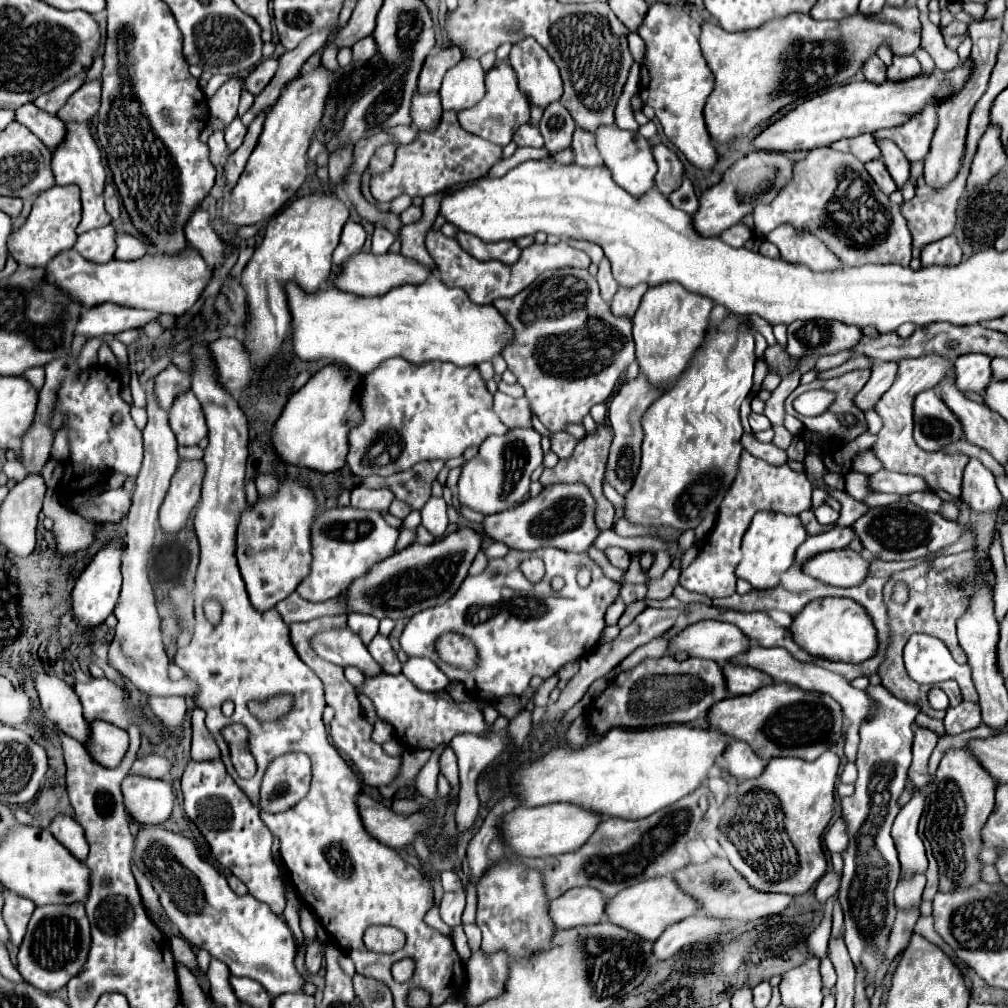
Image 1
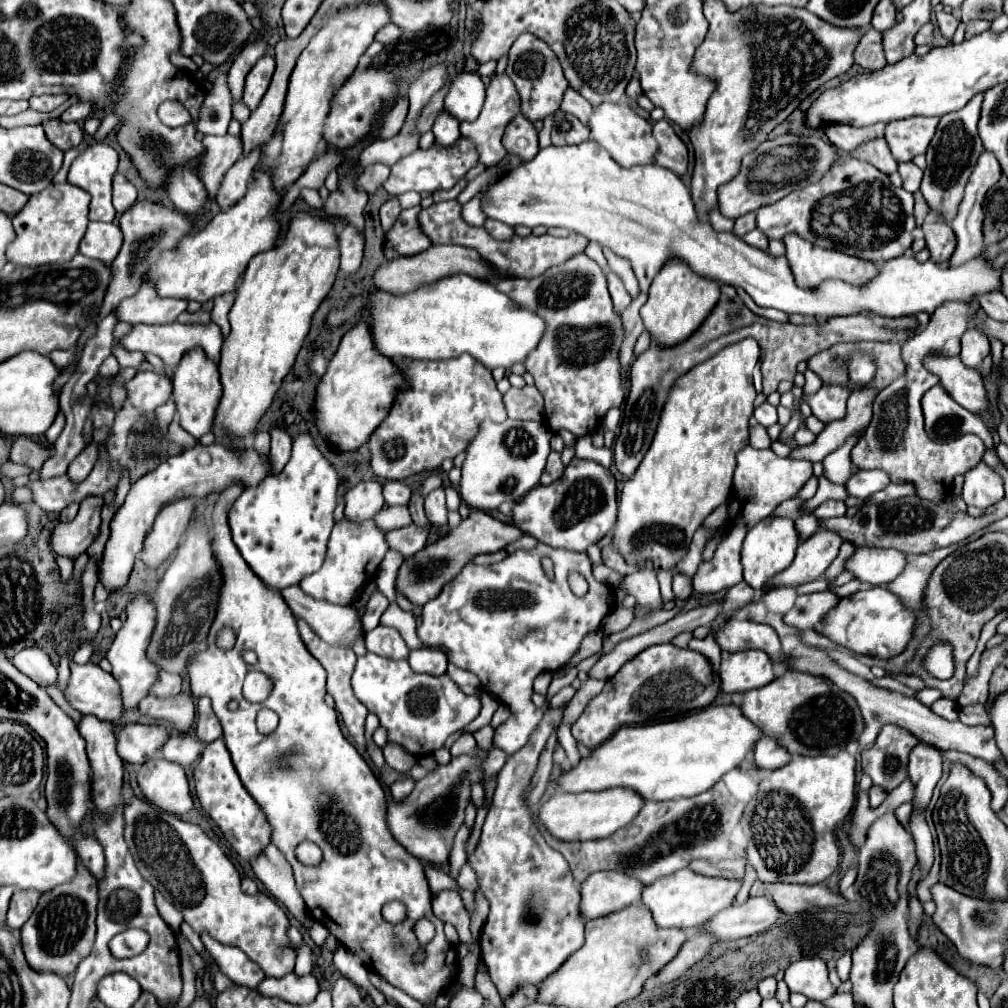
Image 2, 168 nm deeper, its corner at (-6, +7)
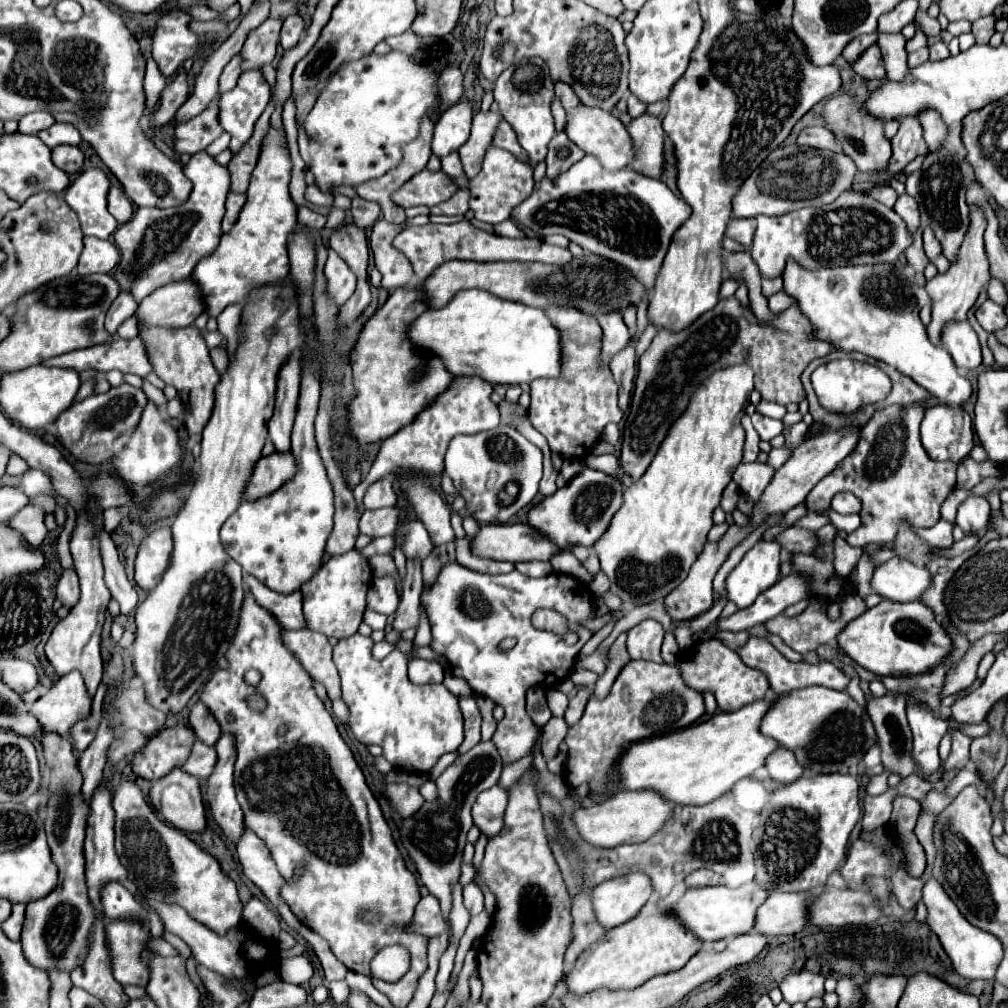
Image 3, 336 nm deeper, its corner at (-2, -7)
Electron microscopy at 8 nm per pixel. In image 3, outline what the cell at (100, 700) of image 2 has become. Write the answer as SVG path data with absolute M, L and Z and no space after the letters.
M78 671L60 677L30 709L44 725L44 731L58 731L66 737L70 727L92 713L92 697Z

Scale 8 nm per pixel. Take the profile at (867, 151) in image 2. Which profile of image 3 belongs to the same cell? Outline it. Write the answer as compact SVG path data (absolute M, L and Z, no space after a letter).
M834 95L824 107L824 119L826 127L836 135L836 141L842 145L844 153L856 163L858 171L868 173L868 175L878 175L884 173L892 155L890 141L882 133L882 121L870 117L860 101L854 101L852 95Z

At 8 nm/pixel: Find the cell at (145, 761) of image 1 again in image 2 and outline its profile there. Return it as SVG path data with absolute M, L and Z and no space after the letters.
M172 733L168 743L162 747L160 757L180 763L182 767L188 767L190 763L194 763L200 757L204 747L206 747L206 743L198 741L198 737L192 737L190 733Z

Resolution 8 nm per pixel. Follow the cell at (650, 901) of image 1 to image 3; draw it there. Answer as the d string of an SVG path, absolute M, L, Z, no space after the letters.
M750 881L736 889L730 887L692 887L688 889L676 903L668 905L668 913L674 919L680 919L680 925L696 935L702 941L718 941L724 937L740 935L752 929L756 907L764 903L768 897L768 891L760 887L758 883Z

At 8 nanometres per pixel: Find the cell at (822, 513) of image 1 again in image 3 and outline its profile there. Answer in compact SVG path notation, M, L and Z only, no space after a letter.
M808 513L806 517L802 517L802 519L798 519L796 521L796 525L798 527L804 527L804 529L820 529L820 527L824 527L824 525L828 525L830 523L830 519L828 519L828 515L824 515L824 513Z

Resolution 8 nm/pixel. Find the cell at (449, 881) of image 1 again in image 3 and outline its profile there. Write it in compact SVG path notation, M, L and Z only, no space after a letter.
M468 883L464 887L464 907L470 913L480 913L484 909L484 895L482 895L482 891L480 891L478 885Z

